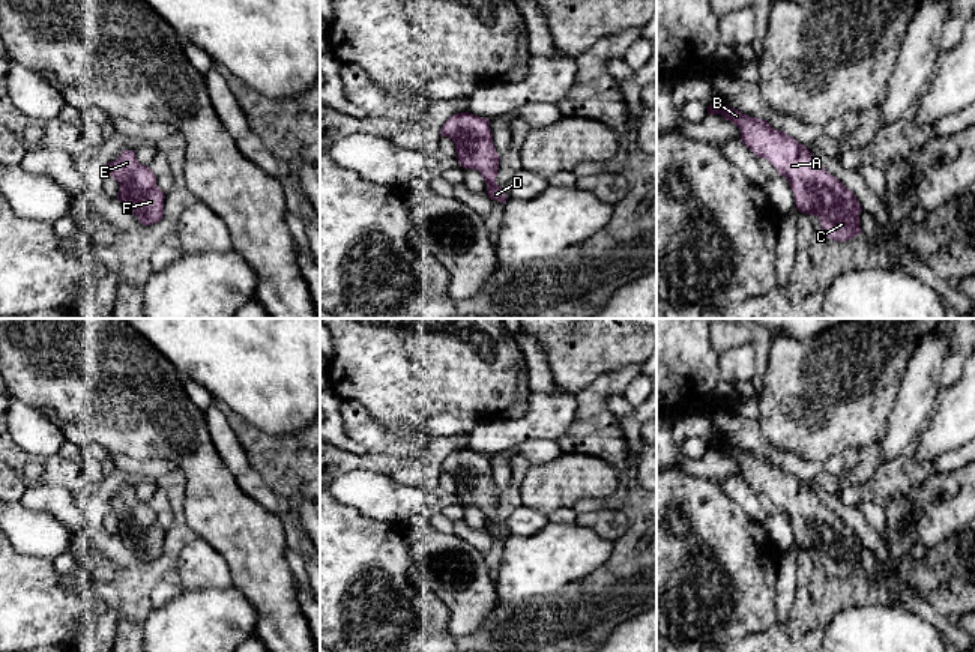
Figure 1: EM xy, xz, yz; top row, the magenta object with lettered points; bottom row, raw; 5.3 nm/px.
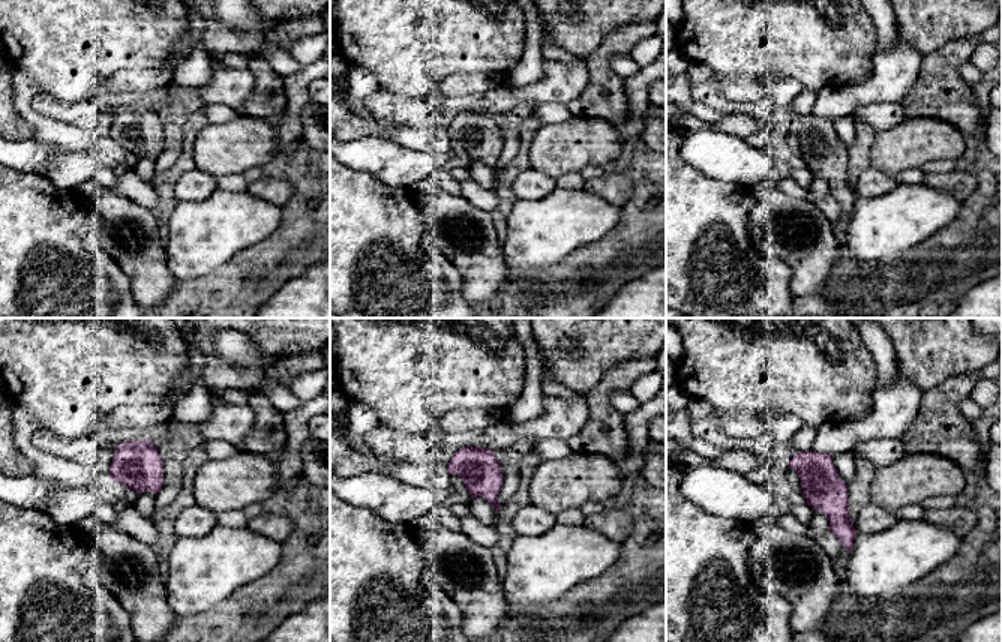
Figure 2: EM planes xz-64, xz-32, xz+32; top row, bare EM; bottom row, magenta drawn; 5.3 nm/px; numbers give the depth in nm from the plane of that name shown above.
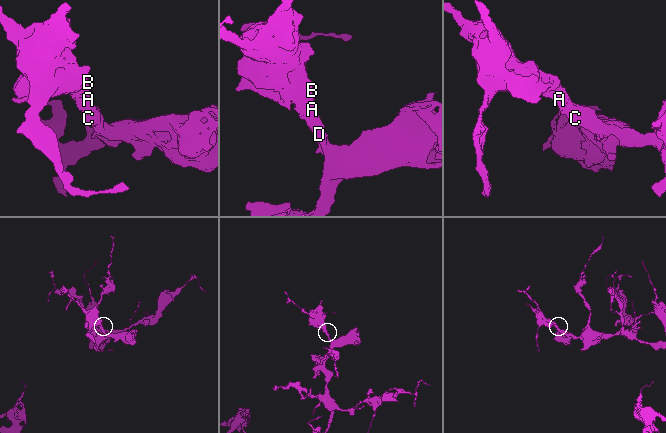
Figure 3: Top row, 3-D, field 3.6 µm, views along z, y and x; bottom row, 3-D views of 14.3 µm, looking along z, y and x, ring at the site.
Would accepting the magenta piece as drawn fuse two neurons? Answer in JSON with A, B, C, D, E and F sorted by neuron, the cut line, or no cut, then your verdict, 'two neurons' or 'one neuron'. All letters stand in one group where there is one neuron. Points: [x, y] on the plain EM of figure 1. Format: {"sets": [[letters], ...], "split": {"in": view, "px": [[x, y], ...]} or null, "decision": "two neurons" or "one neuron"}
{"sets": [["A", "B", "C", "D", "E", "F"]], "split": null, "decision": "one neuron"}

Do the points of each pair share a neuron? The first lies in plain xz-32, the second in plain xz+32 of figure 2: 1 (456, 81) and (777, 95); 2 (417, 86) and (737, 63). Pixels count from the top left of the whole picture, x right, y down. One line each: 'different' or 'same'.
1: same
2: same

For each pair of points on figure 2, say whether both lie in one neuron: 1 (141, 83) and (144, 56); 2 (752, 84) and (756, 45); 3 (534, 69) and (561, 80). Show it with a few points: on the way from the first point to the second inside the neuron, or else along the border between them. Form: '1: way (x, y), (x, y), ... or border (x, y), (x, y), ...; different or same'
1: border (174, 53), (161, 66), (125, 68), (108, 77); different
2: border (719, 74), (728, 77), (753, 75), (768, 84); different
3: border (545, 59), (543, 74), (536, 81), (510, 86); different

